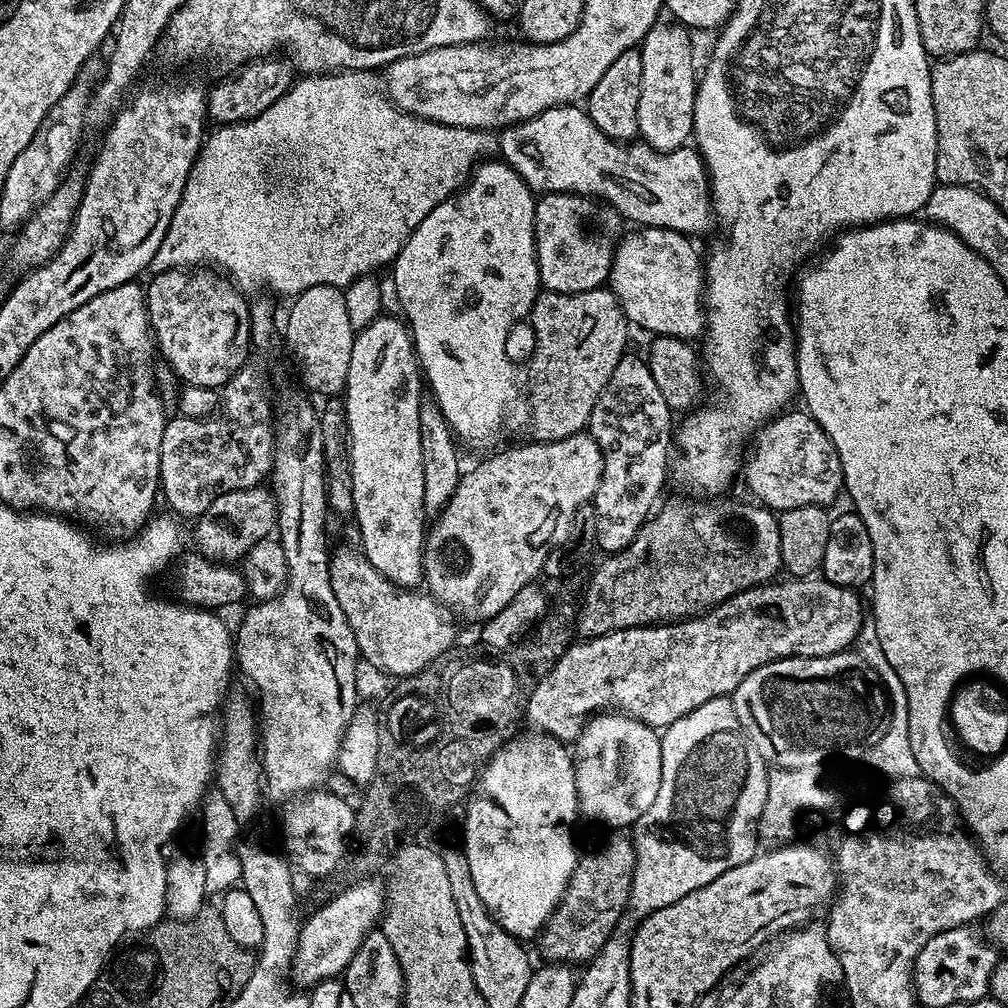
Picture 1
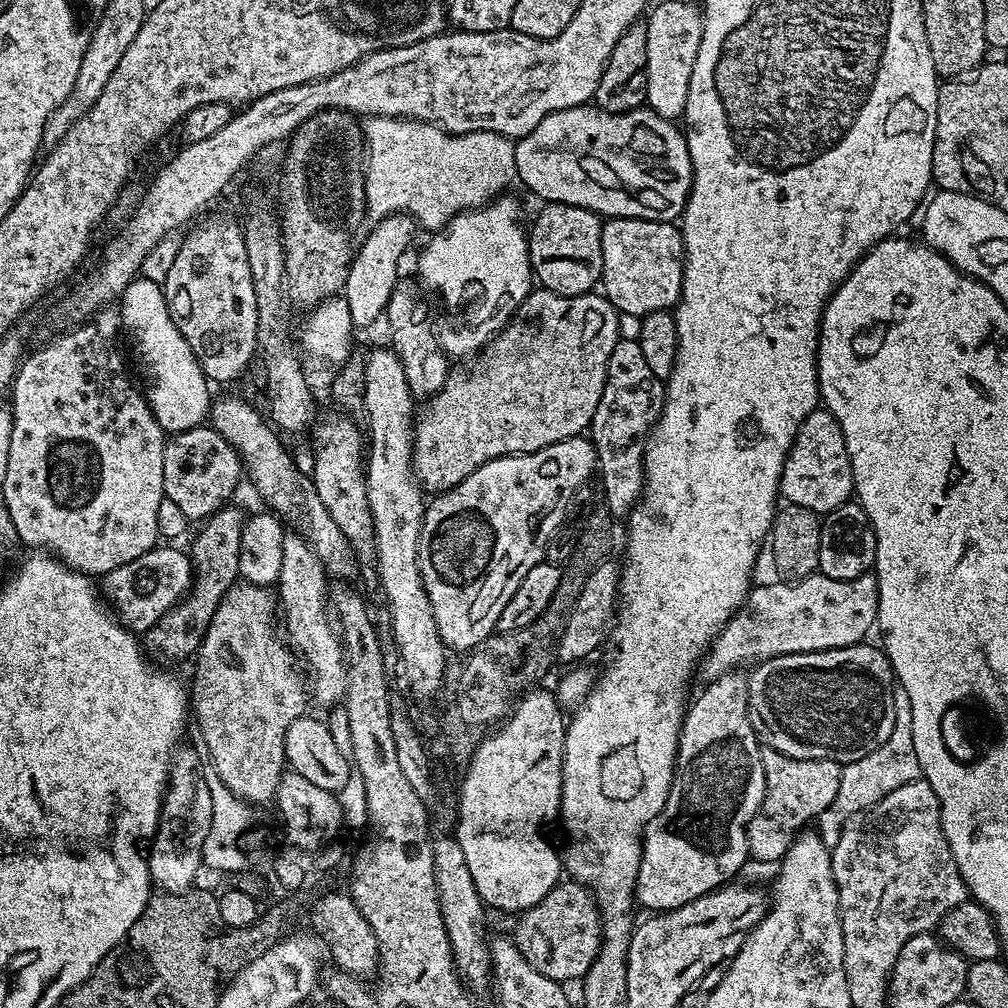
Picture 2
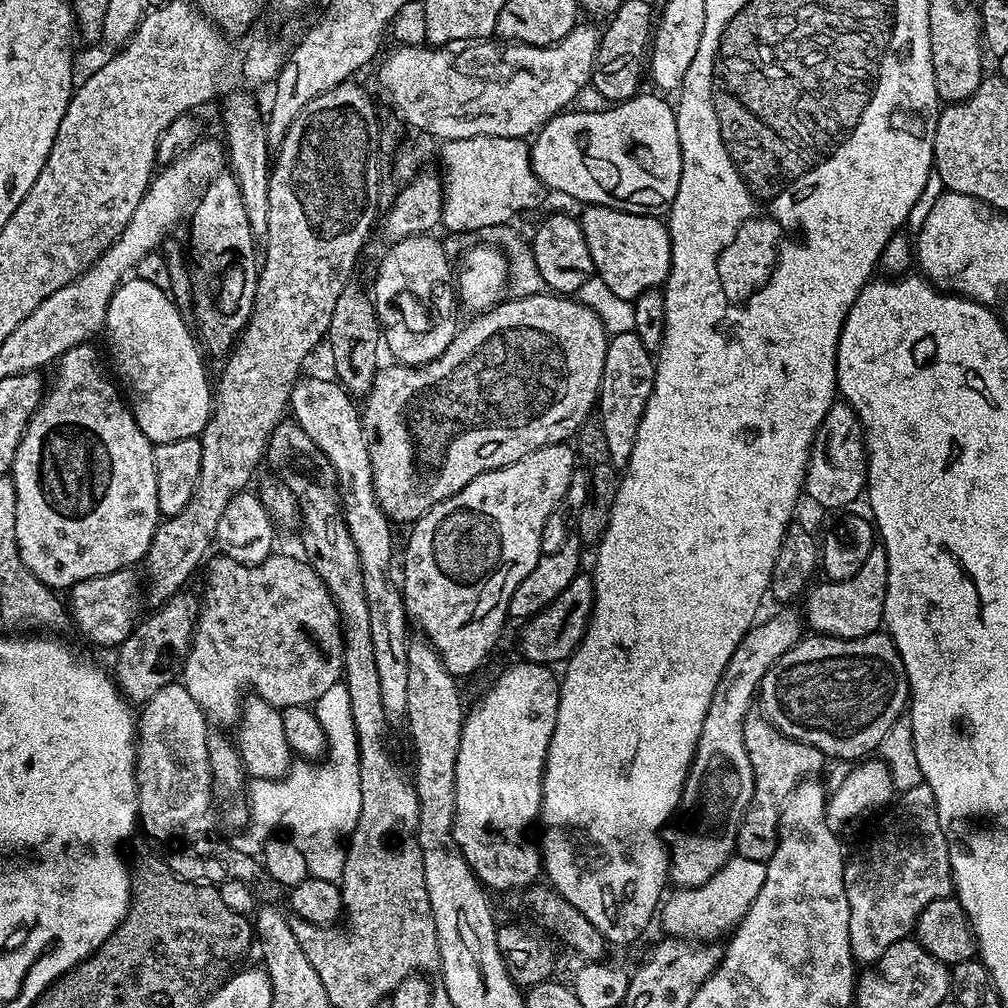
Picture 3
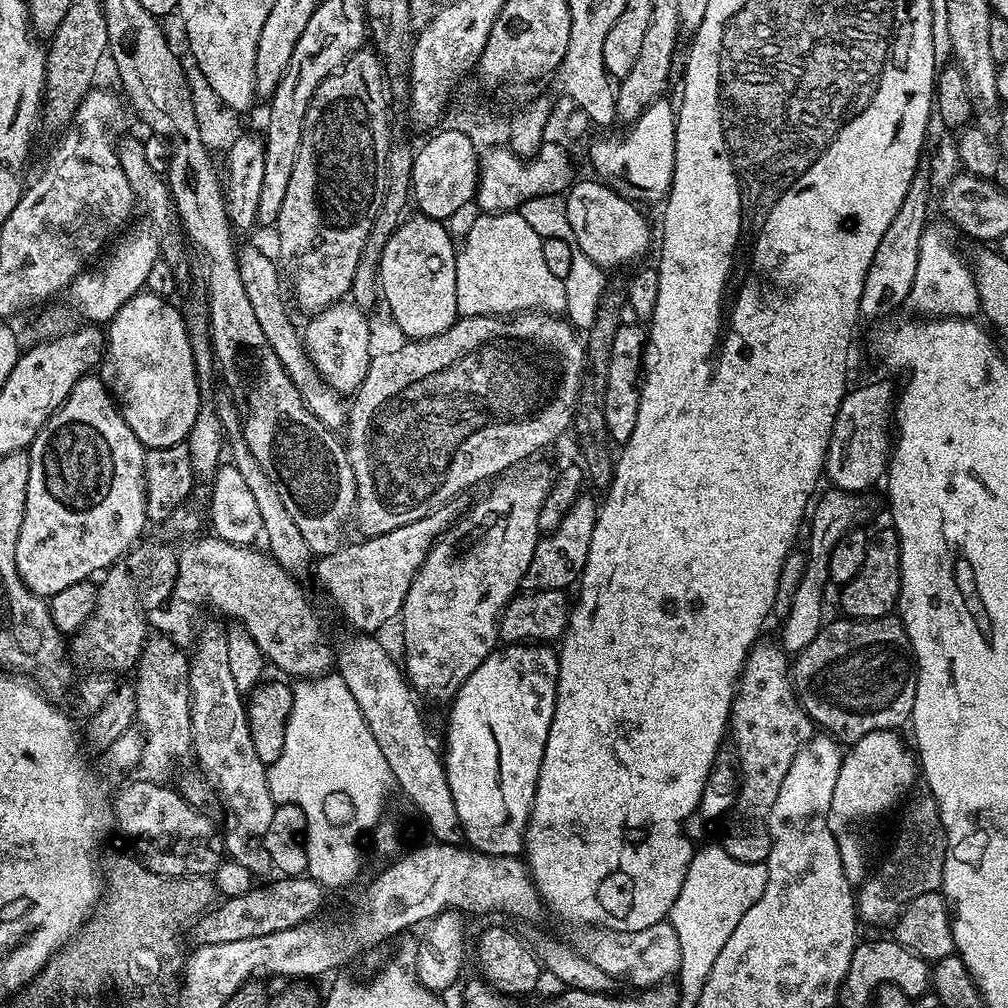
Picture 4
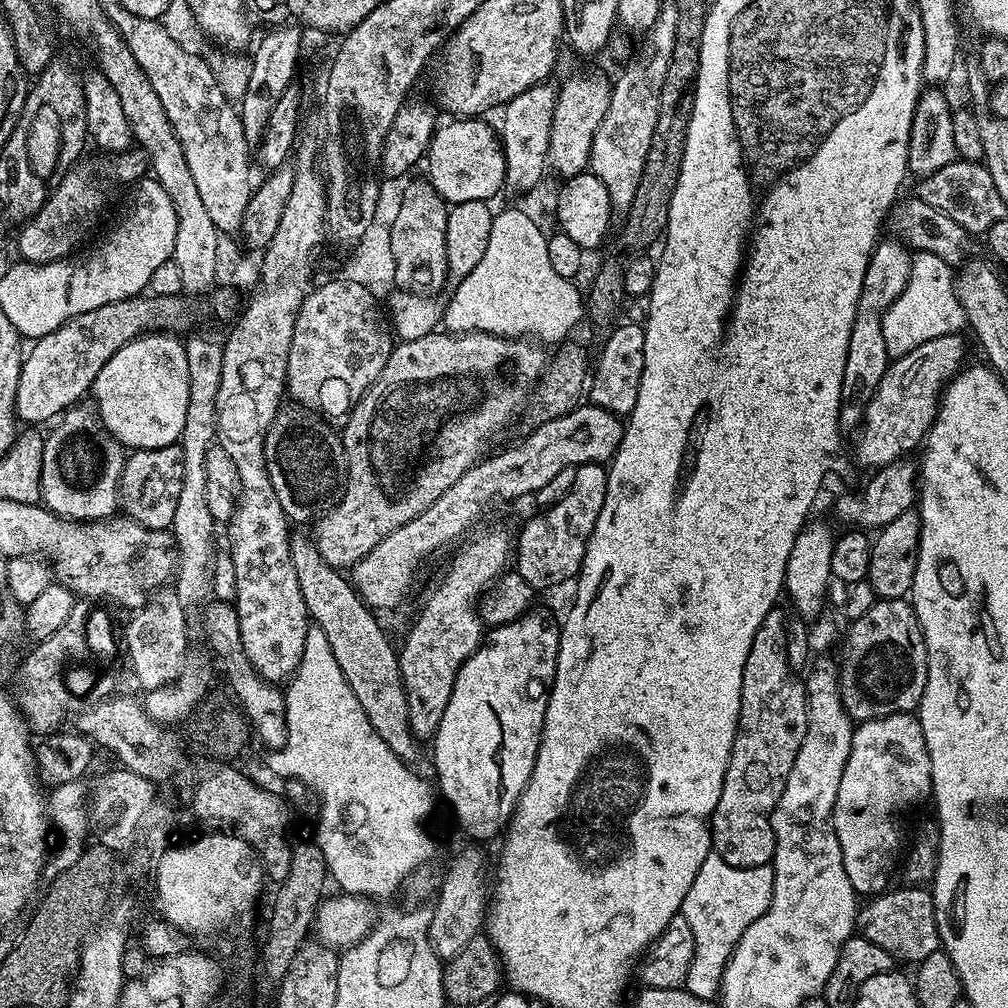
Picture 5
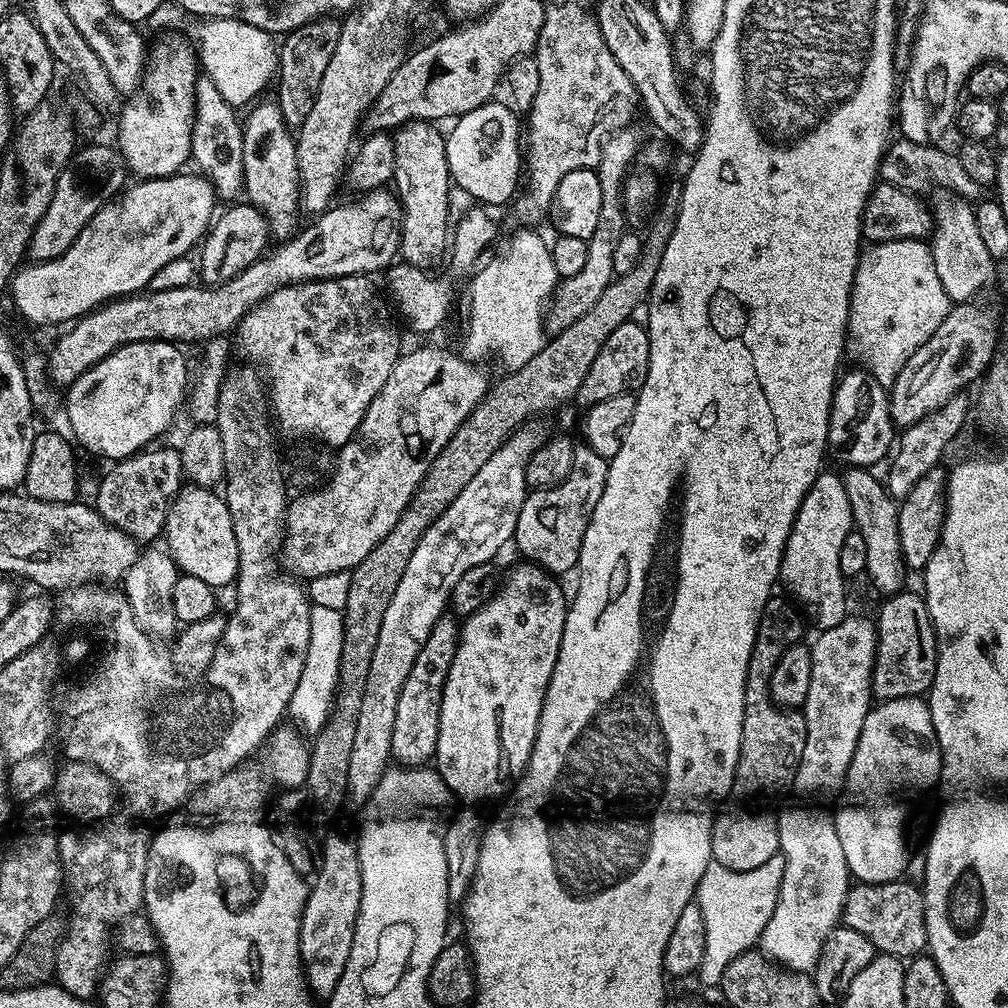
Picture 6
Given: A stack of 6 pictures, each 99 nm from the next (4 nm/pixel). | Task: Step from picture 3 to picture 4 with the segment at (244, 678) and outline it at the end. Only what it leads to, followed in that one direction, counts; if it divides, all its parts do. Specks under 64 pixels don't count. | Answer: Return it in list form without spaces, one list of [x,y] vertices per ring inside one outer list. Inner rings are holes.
[[[452,506],[436,508],[418,522],[398,526],[398,530],[390,530],[381,536],[361,539],[361,544],[349,543],[329,556],[319,557],[320,565],[316,564],[314,571],[320,575],[333,602],[344,611],[345,618],[354,627],[360,628],[356,630],[364,634],[376,634],[383,624],[390,623],[392,619],[393,623],[403,613],[406,594],[410,594],[410,586],[422,562],[457,516],[458,512]],[[215,534],[207,535],[201,535],[183,545],[188,549],[188,556],[182,556],[184,572],[176,572],[176,582],[172,585],[172,591],[163,607],[156,606],[153,612],[151,609],[147,613],[149,625],[157,633],[167,634],[175,640],[177,648],[187,649],[194,636],[192,623],[195,622],[200,607],[208,603],[214,611],[221,612],[225,618],[239,621],[246,628],[272,668],[281,668],[286,675],[292,676],[291,678],[315,678],[331,673],[334,668],[334,648],[328,645],[324,628],[320,625],[320,616],[316,613],[315,606],[308,601],[303,586],[299,584],[300,580],[287,572],[270,555],[263,551],[255,552],[255,547],[244,546],[233,550],[234,545],[230,542],[218,538]]]

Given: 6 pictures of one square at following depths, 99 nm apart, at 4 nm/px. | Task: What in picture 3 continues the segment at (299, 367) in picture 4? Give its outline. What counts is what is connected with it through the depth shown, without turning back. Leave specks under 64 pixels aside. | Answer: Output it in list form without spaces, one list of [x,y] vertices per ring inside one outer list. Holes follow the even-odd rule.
[[[305,378],[297,379],[296,383],[292,386],[292,398],[290,401],[290,412],[293,416],[295,423],[302,426],[302,430],[306,430],[306,434],[310,434],[310,438],[314,438],[316,445],[322,450],[322,454],[326,454],[326,458],[330,462],[330,466],[334,466],[334,474],[336,475],[336,483],[340,486],[340,503],[344,513],[344,521],[350,530],[350,538],[354,538],[354,546],[358,546],[358,558],[360,559],[360,569],[362,570],[362,582],[366,590],[366,602],[370,606],[370,636],[374,642],[374,662],[377,664],[378,669],[378,683],[382,685],[382,706],[386,710],[389,721],[396,722],[396,720],[403,721],[405,719],[408,707],[406,706],[406,690],[408,688],[409,675],[410,675],[410,654],[408,653],[408,642],[410,633],[408,633],[408,624],[410,628],[410,617],[408,609],[404,607],[404,601],[401,593],[392,589],[392,584],[388,581],[388,571],[392,568],[392,528],[389,518],[385,515],[384,511],[380,509],[380,504],[376,501],[376,487],[372,481],[372,463],[370,462],[370,450],[368,445],[370,443],[369,437],[364,431],[364,422],[362,419],[361,409],[358,407],[357,401],[349,395],[347,389],[343,387],[335,379],[329,380],[304,380]]]

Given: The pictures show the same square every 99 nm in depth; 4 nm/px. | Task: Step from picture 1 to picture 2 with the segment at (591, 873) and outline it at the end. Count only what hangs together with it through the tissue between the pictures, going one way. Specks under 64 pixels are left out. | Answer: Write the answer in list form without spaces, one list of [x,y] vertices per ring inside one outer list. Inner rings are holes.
[[[571,878],[561,879],[555,884],[534,906],[530,906],[525,912],[519,913],[516,924],[514,939],[522,958],[534,966],[538,974],[557,982],[569,982],[568,980],[579,981],[590,970],[590,966],[596,961],[596,956],[600,952],[600,942],[604,935],[604,926],[600,919],[600,907],[596,905],[596,897],[587,884],[580,884]]]

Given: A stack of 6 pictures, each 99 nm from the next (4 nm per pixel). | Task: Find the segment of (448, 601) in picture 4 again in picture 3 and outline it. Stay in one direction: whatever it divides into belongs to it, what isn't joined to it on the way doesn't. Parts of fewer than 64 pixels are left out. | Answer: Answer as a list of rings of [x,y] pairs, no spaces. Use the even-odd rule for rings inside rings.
[[[567,443],[542,446],[542,450],[534,450],[534,454],[526,454],[526,458],[522,458],[510,466],[502,466],[498,470],[480,474],[478,478],[474,478],[474,482],[470,482],[462,490],[458,490],[458,494],[438,502],[438,506],[434,506],[411,525],[412,533],[409,534],[408,545],[404,548],[404,588],[402,587],[404,607],[408,609],[408,615],[414,621],[415,627],[417,624],[424,631],[421,632],[423,639],[427,640],[433,650],[442,658],[442,662],[451,676],[463,678],[463,676],[470,675],[471,672],[478,671],[483,666],[484,659],[491,654],[492,647],[499,642],[500,631],[503,630],[504,623],[509,623],[510,620],[508,615],[510,598],[514,594],[514,590],[518,590],[522,578],[526,578],[526,574],[530,574],[530,570],[536,568],[536,563],[542,555],[540,551],[542,530],[546,526],[550,514],[561,507],[560,503],[565,503],[570,478],[577,464],[577,453]]]

